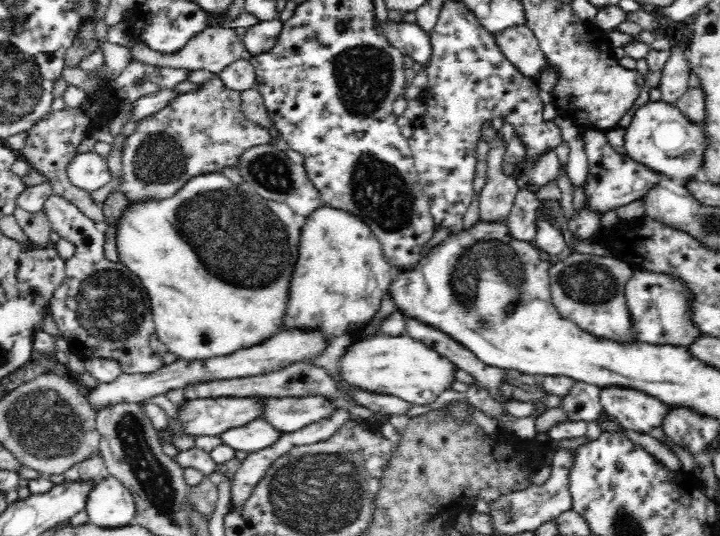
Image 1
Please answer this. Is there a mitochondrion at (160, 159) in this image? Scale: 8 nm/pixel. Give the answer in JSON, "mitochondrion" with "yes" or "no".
{"mitochondrion":"yes"}

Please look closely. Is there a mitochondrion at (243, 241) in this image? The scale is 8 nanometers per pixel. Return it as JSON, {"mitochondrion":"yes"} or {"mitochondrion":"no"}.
{"mitochondrion":"yes"}

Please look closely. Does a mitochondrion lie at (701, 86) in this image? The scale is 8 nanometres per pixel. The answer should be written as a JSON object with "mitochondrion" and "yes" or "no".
{"mitochondrion":"no"}

